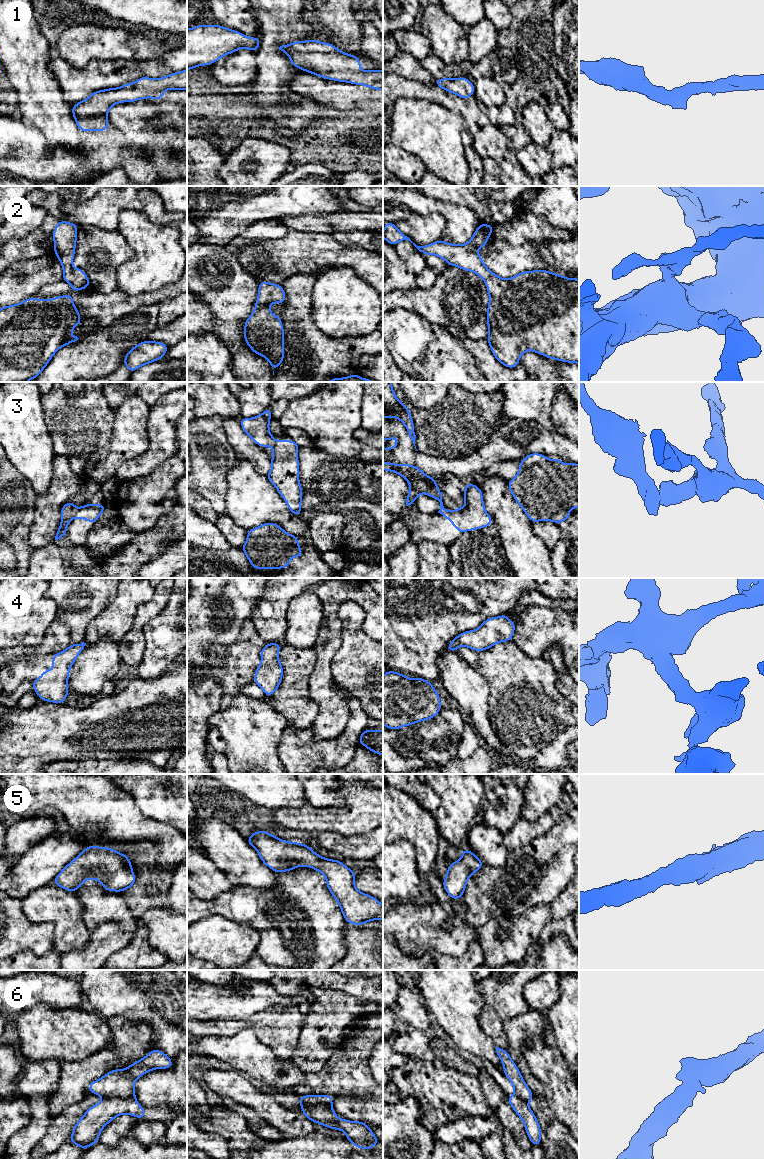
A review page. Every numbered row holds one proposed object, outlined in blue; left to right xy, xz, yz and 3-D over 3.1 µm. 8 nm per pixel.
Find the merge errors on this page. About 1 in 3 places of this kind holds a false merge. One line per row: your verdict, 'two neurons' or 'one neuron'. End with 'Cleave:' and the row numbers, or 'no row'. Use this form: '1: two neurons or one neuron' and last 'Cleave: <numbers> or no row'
1: one neuron
2: one neuron
3: one neuron
4: one neuron
5: one neuron
6: two neurons
Cleave: 6

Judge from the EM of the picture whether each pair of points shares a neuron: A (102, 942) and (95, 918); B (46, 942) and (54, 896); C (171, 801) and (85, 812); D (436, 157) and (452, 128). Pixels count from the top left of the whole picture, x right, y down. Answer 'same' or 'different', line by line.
A: different
B: different
C: different
D: same

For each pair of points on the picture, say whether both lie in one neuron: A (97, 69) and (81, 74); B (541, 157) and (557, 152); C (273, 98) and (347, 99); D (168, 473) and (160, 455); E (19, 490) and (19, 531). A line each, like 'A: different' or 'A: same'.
A: same
B: different
C: different
D: different
E: same

